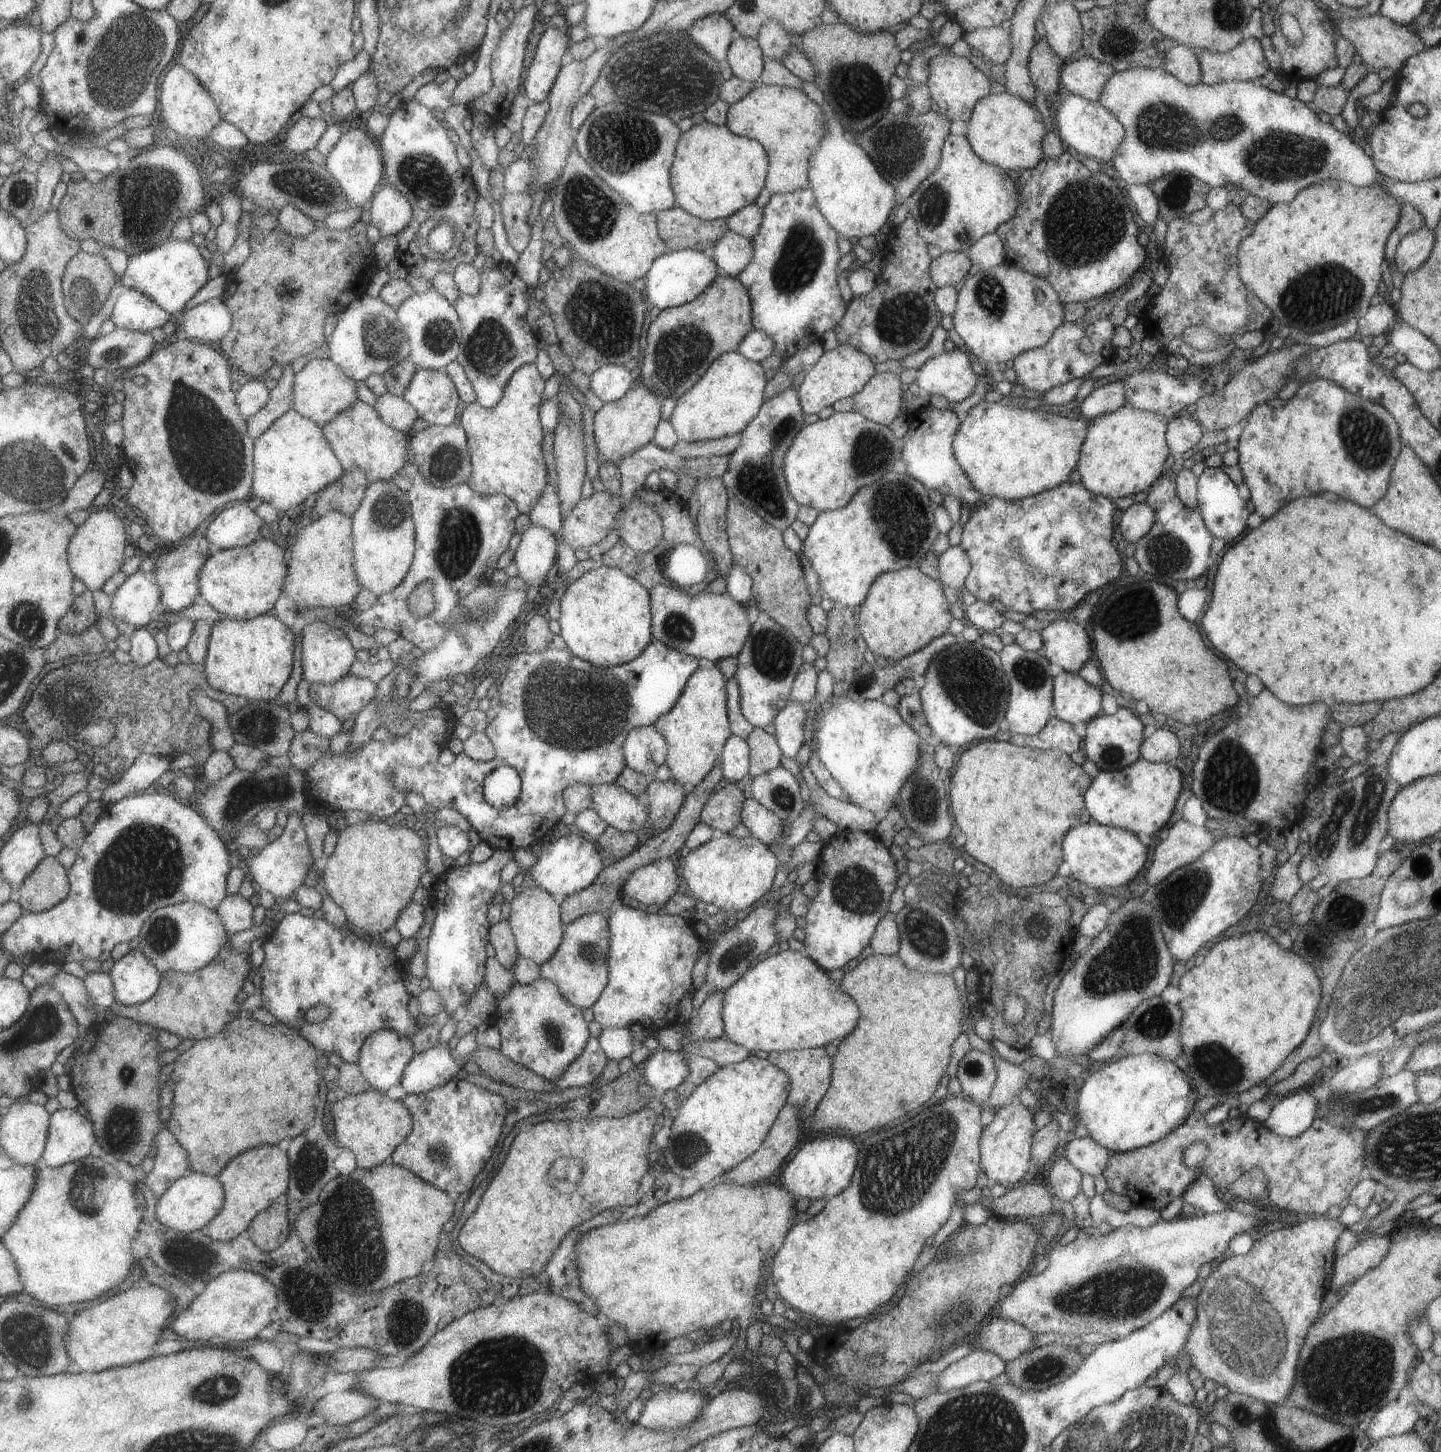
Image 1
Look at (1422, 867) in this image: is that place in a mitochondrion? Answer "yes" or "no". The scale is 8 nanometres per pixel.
yes

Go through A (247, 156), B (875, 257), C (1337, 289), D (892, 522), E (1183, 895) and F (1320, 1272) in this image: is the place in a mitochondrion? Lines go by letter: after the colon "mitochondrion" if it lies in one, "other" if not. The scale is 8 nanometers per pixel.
A: other
B: other
C: mitochondrion
D: mitochondrion
E: mitochondrion
F: other

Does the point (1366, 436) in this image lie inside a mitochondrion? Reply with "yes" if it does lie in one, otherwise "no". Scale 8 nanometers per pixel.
yes

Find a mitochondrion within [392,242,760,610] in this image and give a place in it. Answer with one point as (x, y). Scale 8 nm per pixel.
(605, 318)

